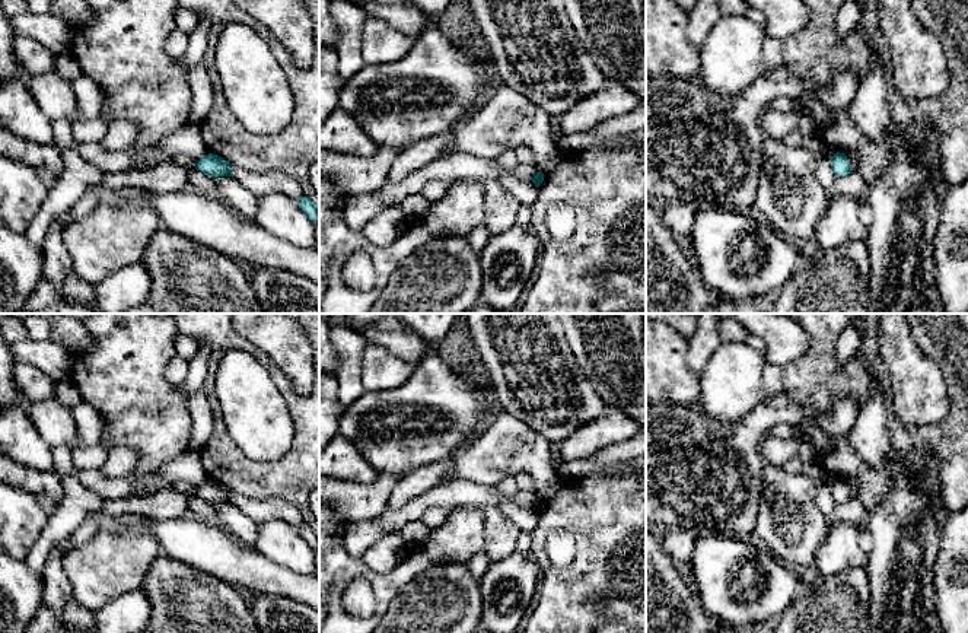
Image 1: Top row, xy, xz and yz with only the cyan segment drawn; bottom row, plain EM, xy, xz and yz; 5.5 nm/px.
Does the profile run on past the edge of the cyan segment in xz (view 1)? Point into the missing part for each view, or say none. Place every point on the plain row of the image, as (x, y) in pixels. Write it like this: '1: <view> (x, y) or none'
1: none

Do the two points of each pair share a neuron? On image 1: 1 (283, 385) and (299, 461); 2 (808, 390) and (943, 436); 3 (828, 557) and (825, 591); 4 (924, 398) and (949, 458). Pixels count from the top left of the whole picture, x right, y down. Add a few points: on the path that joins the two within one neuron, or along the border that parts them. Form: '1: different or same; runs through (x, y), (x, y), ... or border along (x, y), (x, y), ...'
1: same; runs through (298, 404), (303, 410), (303, 442)
2: same; runs through (849, 379), (872, 371), (903, 432)
3: different; border along (860, 568), (815, 576)
4: different; border along (948, 391), (949, 412), (942, 420), (901, 423)

